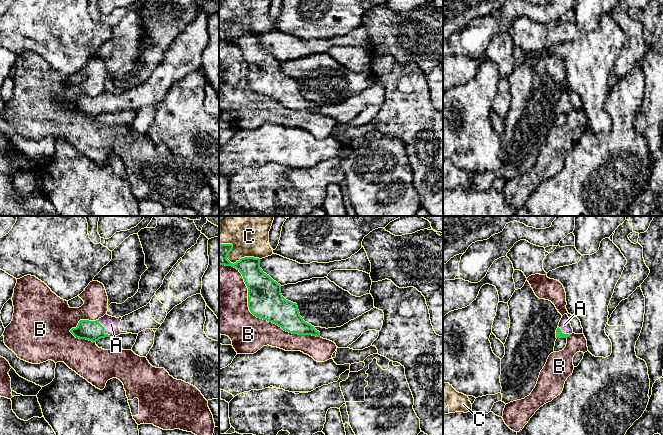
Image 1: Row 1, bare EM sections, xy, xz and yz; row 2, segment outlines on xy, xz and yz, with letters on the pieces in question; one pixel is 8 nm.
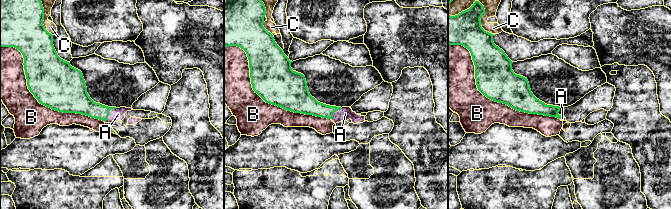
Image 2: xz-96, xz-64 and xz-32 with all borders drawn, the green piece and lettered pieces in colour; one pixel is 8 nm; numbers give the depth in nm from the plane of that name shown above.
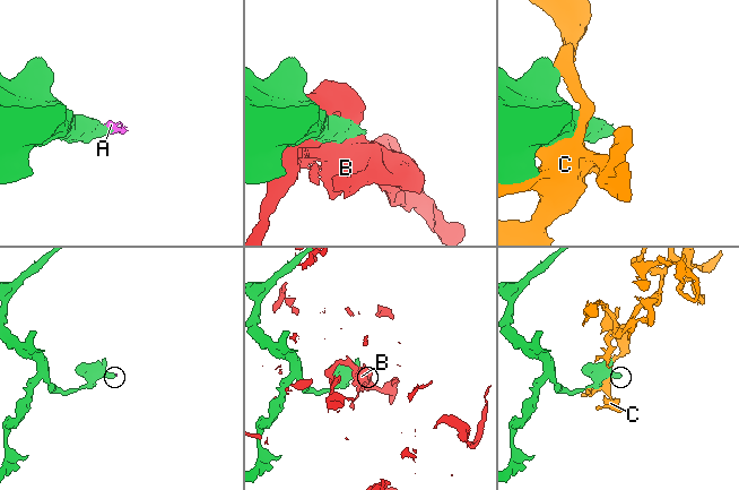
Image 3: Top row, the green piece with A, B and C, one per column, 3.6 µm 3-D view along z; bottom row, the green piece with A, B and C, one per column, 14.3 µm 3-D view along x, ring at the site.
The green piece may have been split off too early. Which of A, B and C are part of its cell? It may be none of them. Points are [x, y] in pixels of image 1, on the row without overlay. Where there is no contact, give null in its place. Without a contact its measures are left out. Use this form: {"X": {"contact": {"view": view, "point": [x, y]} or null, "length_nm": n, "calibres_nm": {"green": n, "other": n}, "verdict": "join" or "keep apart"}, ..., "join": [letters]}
{"A": {"contact": {"view": "xy", "point": [103, 105]}, "length_nm": 170, "calibres_nm": {"green": 160, "other": 130}, "verdict": "join"}, "B": {"contact": {"view": "xz", "point": [255, 91]}, "length_nm": 1000, "calibres_nm": {"green": 280, "other": 380}, "verdict": "keep apart"}, "C": {"contact": {"view": "xz", "point": [229, 37]}, "length_nm": 360, "calibres_nm": {"green": 170, "other": 280}, "verdict": "keep apart"}, "join": ["A"]}

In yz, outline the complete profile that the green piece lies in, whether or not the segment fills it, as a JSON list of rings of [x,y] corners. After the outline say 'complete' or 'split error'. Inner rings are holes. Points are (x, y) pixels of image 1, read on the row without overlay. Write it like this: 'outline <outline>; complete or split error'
outline [[[567,89],[564,90],[556,106],[556,114],[568,114],[572,109],[583,110],[580,96]]]; split error

